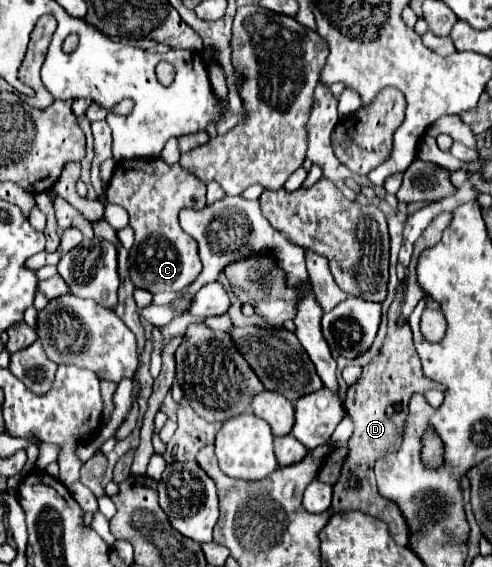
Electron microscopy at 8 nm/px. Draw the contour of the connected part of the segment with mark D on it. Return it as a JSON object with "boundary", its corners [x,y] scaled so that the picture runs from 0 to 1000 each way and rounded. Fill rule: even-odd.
{"boundary":[[[894,376],[870,404],[854,414],[854,422],[841,429],[841,446],[837,460],[829,467],[829,496],[817,499],[805,510],[805,524],[789,545],[789,587],[780,598],[780,608],[772,616],[772,630],[756,633],[748,644],[736,647],[736,661],[724,668],[720,679],[707,683],[703,704],[699,704],[699,721],[707,735],[720,743],[720,764],[707,778],[707,806],[699,813],[695,834],[687,852],[679,855],[679,884],[675,898],[679,905],[695,901],[736,901],[748,905],[789,926],[789,937],[797,951],[809,961],[825,961],[829,937],[825,937],[825,919],[817,905],[809,901],[805,887],[793,887],[789,880],[776,880],[764,862],[764,845],[760,845],[760,817],[776,802],[801,795],[813,781],[817,771],[817,753],[821,739],[829,728],[829,707],[841,693],[862,693],[866,690],[866,661],[858,658],[858,644],[850,633],[850,623],[837,605],[837,584],[829,573],[829,559],[841,549],[846,534],[854,531],[854,510],[846,499],[846,457],[850,450],[870,436],[886,432],[898,422],[902,404],[915,397],[919,379],[915,376]],[[809,559],[821,559],[821,570],[809,570]]]}

